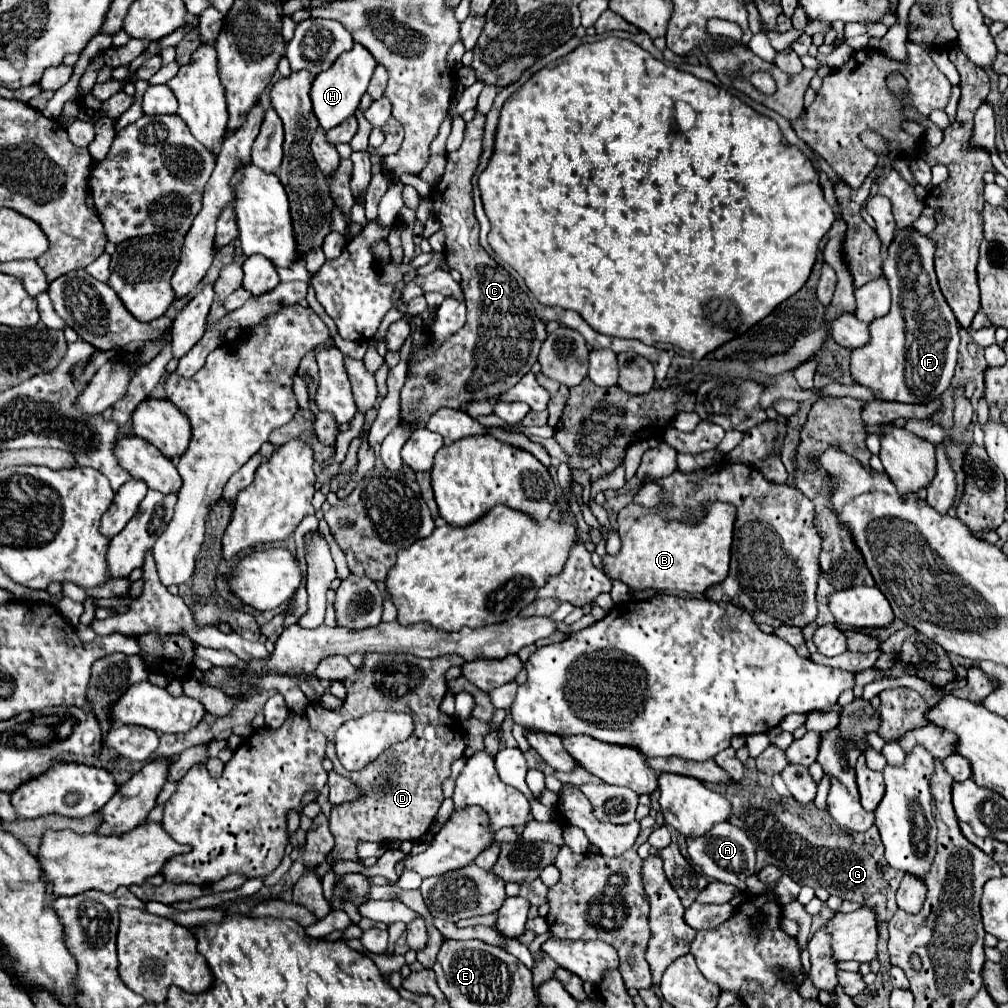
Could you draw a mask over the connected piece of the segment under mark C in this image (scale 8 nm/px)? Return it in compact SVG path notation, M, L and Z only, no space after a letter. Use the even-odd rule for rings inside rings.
M476 113L474 119L470 123L466 123L466 131L464 131L464 143L458 151L448 153L448 163L446 163L446 171L440 179L438 185L432 187L430 191L430 199L434 203L434 215L442 225L442 231L446 233L446 265L450 269L456 269L462 273L462 291L464 291L464 299L466 299L466 307L468 307L468 315L466 315L466 325L456 331L456 335L452 335L452 339L446 339L444 343L440 343L440 347L436 349L436 355L430 355L428 359L424 359L424 363L420 363L420 367L416 367L416 371L412 371L412 375L406 375L406 383L402 387L402 415L406 417L416 417L418 425L426 425L426 421L430 419L430 415L434 411L438 411L440 407L452 407L452 409L460 409L462 403L466 401L478 401L478 399L496 399L498 395L502 395L504 391L512 389L532 367L532 363L536 363L540 345L546 339L546 327L544 323L536 317L534 307L528 299L528 295L518 287L518 283L514 281L514 277L502 269L480 245L478 241L478 221L474 217L474 199L472 199L472 175L480 163L480 155L482 155L482 139L484 139L484 123L486 117ZM434 371L438 375L436 383L428 381L428 373Z

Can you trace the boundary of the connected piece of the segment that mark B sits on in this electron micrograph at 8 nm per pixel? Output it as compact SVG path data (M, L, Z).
M708 503L706 515L700 523L664 521L656 507L644 509L640 505L626 505L618 513L618 535L622 547L618 555L606 555L602 559L602 571L610 579L624 581L632 591L682 591L704 593L710 585L724 581L728 575L732 523L736 519L736 507L728 503Z

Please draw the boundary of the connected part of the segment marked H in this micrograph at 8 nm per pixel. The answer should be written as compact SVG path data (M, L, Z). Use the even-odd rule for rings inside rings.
M354 43L352 51L340 55L328 71L322 71L318 77L314 77L312 91L310 91L312 111L316 113L316 119L318 119L318 123L320 123L320 127L324 131L340 125L350 115L354 115L356 107L360 105L360 97L368 89L370 77L374 73L374 67L376 67L376 59L368 53L368 49L364 49L362 45Z

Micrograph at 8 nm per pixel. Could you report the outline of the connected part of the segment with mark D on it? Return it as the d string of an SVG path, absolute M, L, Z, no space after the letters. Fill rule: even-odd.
M368 653L364 655L362 665L356 669L354 675L350 675L348 679L344 679L344 687L348 689L348 697L342 705L342 709L336 711L328 711L324 709L320 703L308 703L306 707L306 715L310 721L310 727L322 731L328 739L328 749L326 749L326 757L334 763L334 771L350 777L354 783L358 783L358 787L364 791L364 795L358 801L352 803L344 803L340 807L332 807L330 813L330 831L336 839L334 849L326 855L328 865L332 867L336 861L340 859L348 859L348 861L360 861L356 847L362 841L376 841L376 843L386 843L386 841L416 841L420 839L428 827L434 821L436 811L442 805L442 781L450 775L450 765L460 759L464 755L466 743L464 743L464 727L458 719L448 717L446 713L440 711L440 701L446 695L446 681L444 681L444 673L454 667L454 665L462 665L464 659L460 659L460 655L442 655L436 659L420 659L416 655L406 655L406 653ZM370 711L404 711L410 717L414 717L416 729L412 733L410 739L406 739L404 743L394 745L392 749L388 749L382 757L378 757L370 769L364 771L356 771L350 773L342 767L342 763L336 759L336 751L334 745L334 736L336 729L340 725L344 725L348 719L354 717L362 717L364 713Z

